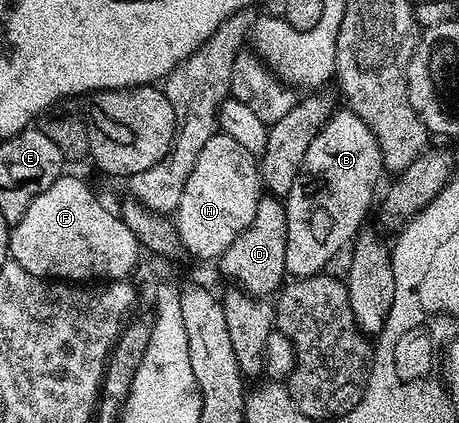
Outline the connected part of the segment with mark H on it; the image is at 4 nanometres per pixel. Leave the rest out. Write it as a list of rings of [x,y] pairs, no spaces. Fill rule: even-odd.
[[[220,131],[213,133],[203,151],[199,151],[191,175],[187,175],[175,214],[179,239],[183,239],[186,254],[205,261],[220,258],[251,223],[262,196],[258,158],[236,139],[231,139],[231,135]]]

